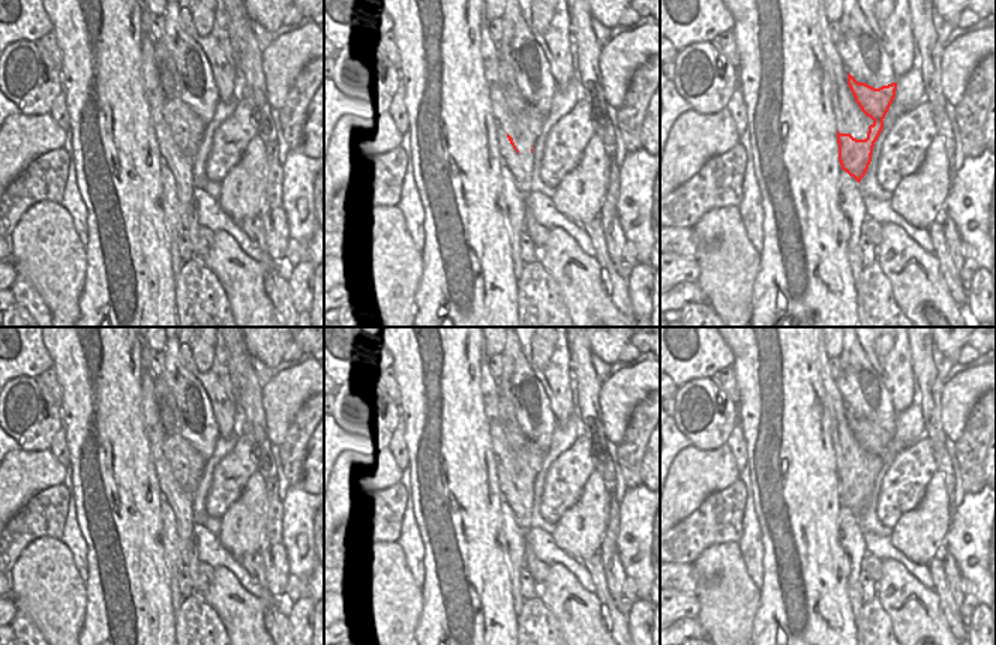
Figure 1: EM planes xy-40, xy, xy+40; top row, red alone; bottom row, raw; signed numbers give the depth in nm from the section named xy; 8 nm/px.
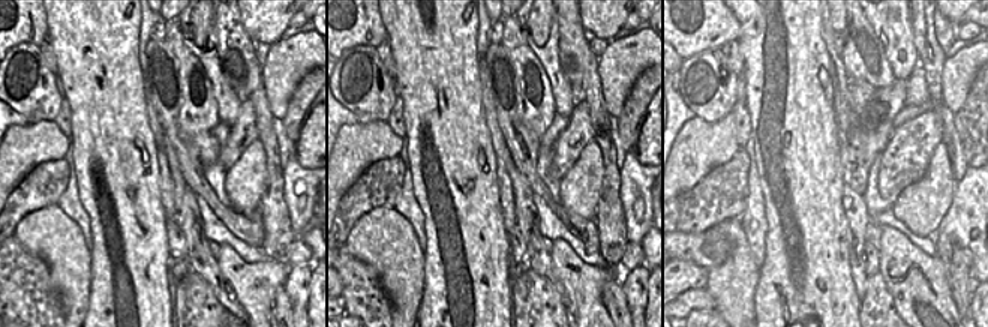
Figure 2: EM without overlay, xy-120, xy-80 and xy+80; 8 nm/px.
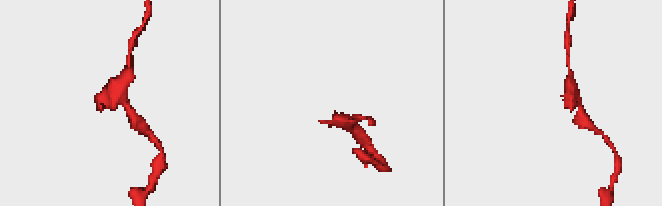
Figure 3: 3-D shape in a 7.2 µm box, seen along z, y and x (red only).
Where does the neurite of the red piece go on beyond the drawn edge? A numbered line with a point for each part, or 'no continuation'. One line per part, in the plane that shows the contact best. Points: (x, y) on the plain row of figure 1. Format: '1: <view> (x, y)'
no continuation

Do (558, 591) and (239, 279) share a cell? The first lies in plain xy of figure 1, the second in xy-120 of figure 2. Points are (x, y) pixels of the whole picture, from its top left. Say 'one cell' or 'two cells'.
one cell

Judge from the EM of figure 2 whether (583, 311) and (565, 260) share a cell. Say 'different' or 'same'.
same

